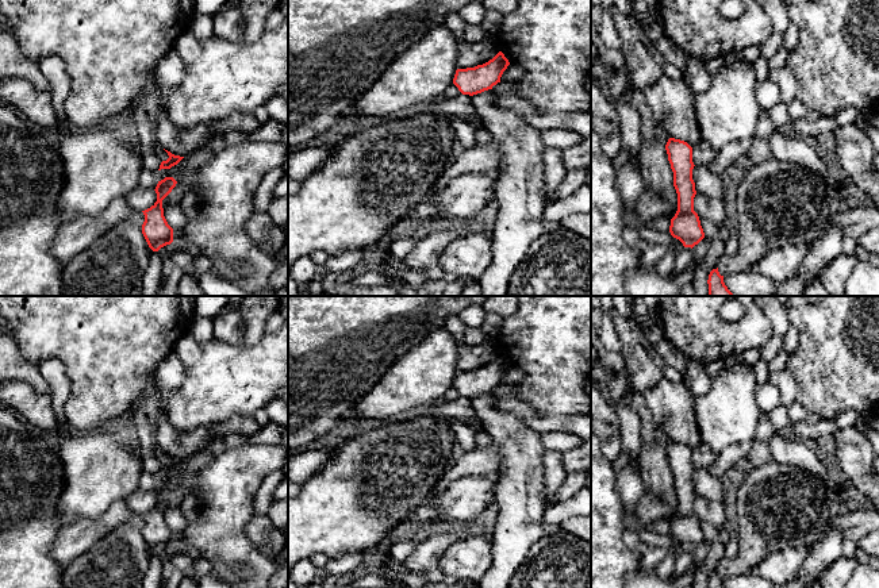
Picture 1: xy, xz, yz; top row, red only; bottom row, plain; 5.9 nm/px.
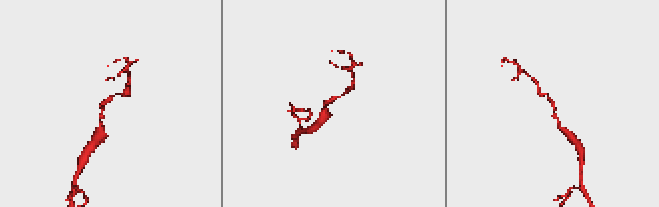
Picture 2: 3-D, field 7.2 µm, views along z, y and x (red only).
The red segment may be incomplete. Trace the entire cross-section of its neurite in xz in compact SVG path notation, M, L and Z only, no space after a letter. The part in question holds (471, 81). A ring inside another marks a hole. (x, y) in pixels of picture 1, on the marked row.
M499 51L492 59L483 65L457 69L453 84L462 95L473 96L481 93L500 82L500 77L508 65L508 59Z

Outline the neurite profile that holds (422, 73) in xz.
M445 26L430 30L396 57L356 101L352 114L380 120L419 103L442 97L453 84L458 41Z

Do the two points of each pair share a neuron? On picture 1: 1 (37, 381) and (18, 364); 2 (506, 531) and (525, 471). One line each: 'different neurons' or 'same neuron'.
1: same neuron
2: same neuron

